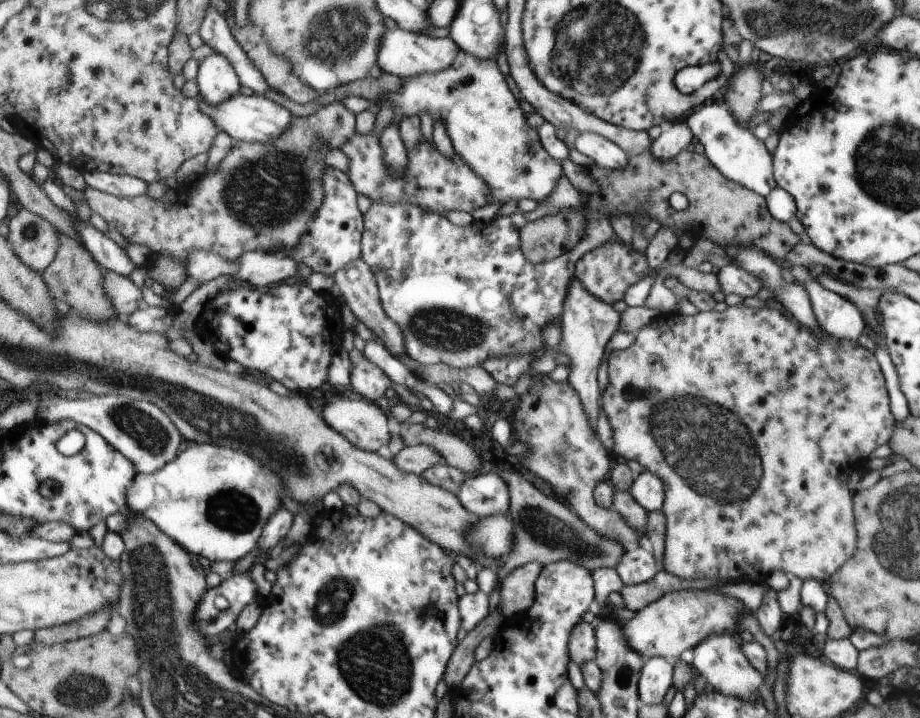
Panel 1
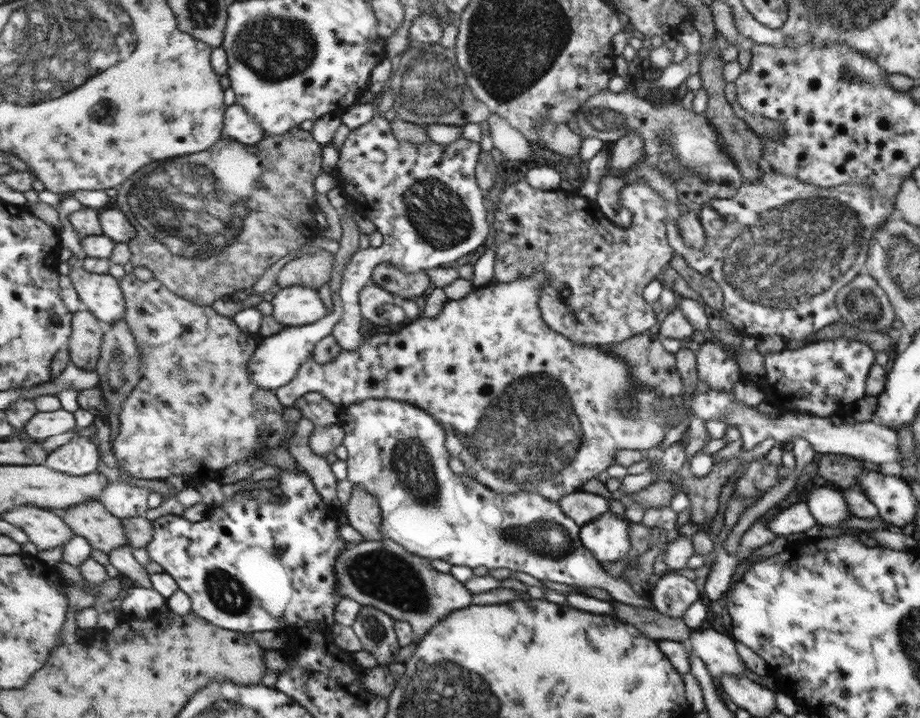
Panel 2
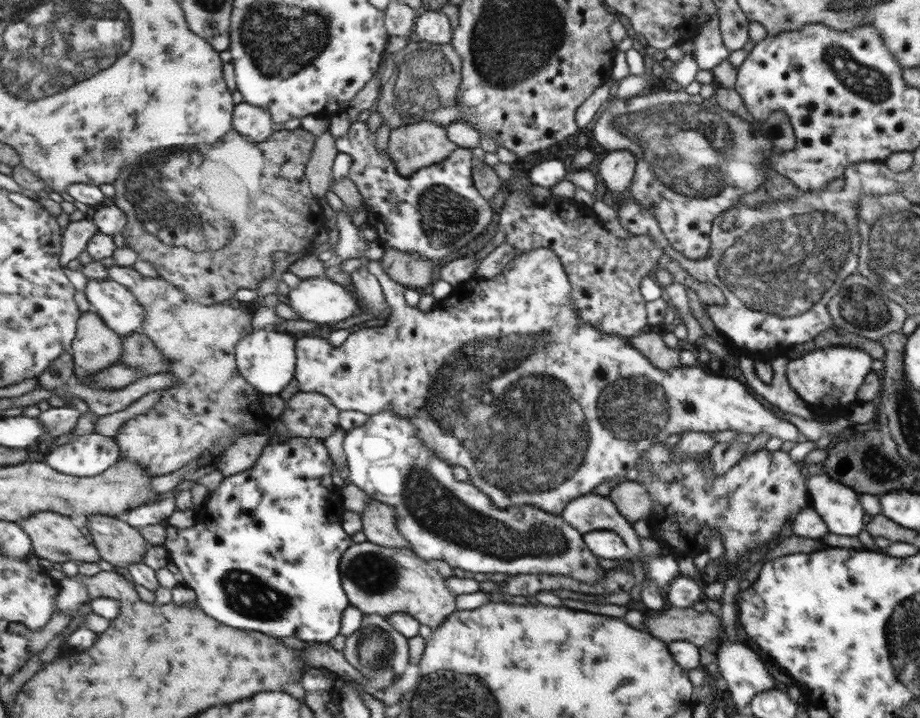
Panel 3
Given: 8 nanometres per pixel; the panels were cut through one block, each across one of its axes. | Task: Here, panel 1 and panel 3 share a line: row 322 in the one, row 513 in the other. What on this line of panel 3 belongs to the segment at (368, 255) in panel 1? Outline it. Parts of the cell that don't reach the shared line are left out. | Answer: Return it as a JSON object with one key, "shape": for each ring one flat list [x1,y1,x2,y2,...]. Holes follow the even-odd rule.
{"shape":[[383,410,370,414,370,420,360,427,347,431,345,438,349,468,349,479,373,500,388,504,395,510,396,528,411,543,412,550,424,560,443,560,452,568,468,572,500,572,509,575,566,574,583,583,594,584,605,577,598,557,587,547,583,534,568,525,562,515,544,512,536,506,499,508,482,490,470,482,456,482,448,462,431,451,423,443,411,420,395,412]]}

